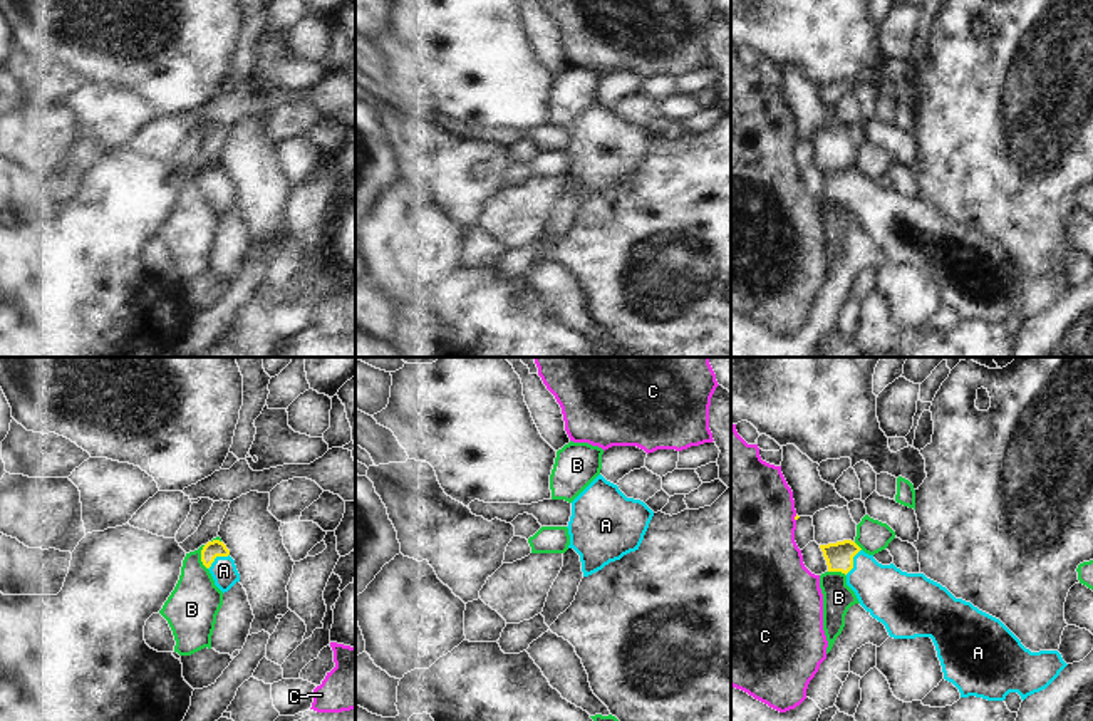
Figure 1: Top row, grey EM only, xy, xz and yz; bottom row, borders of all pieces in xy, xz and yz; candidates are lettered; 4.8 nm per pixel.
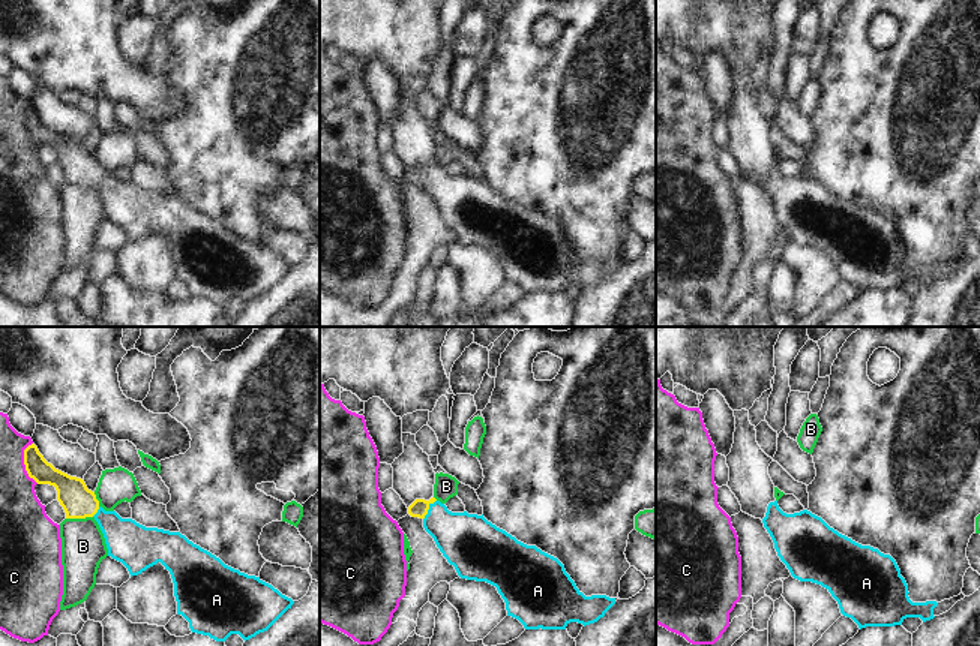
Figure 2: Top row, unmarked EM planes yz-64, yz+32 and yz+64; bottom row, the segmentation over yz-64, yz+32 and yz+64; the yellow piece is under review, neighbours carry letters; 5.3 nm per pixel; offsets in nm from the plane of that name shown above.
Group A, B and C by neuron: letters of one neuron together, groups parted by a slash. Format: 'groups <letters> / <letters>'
groups A / B / C

